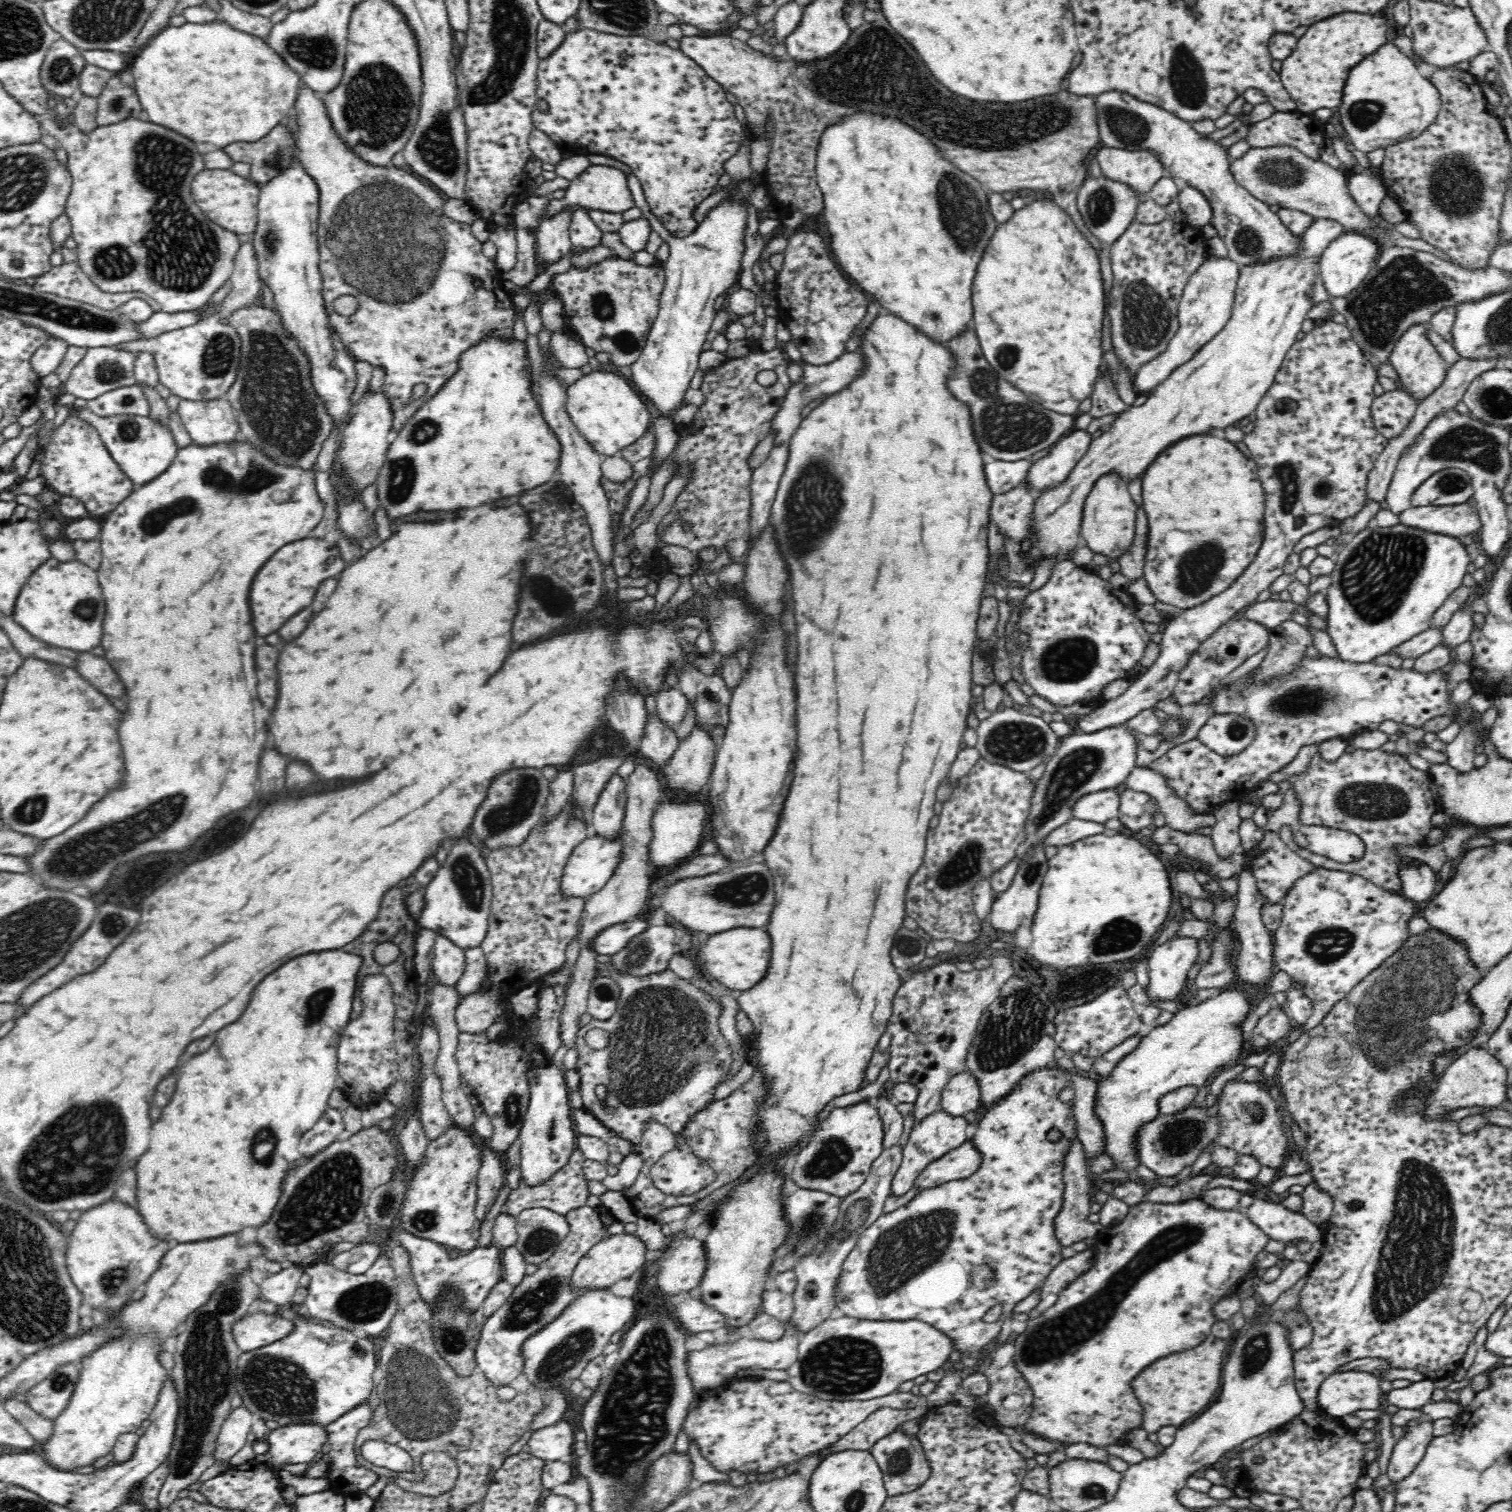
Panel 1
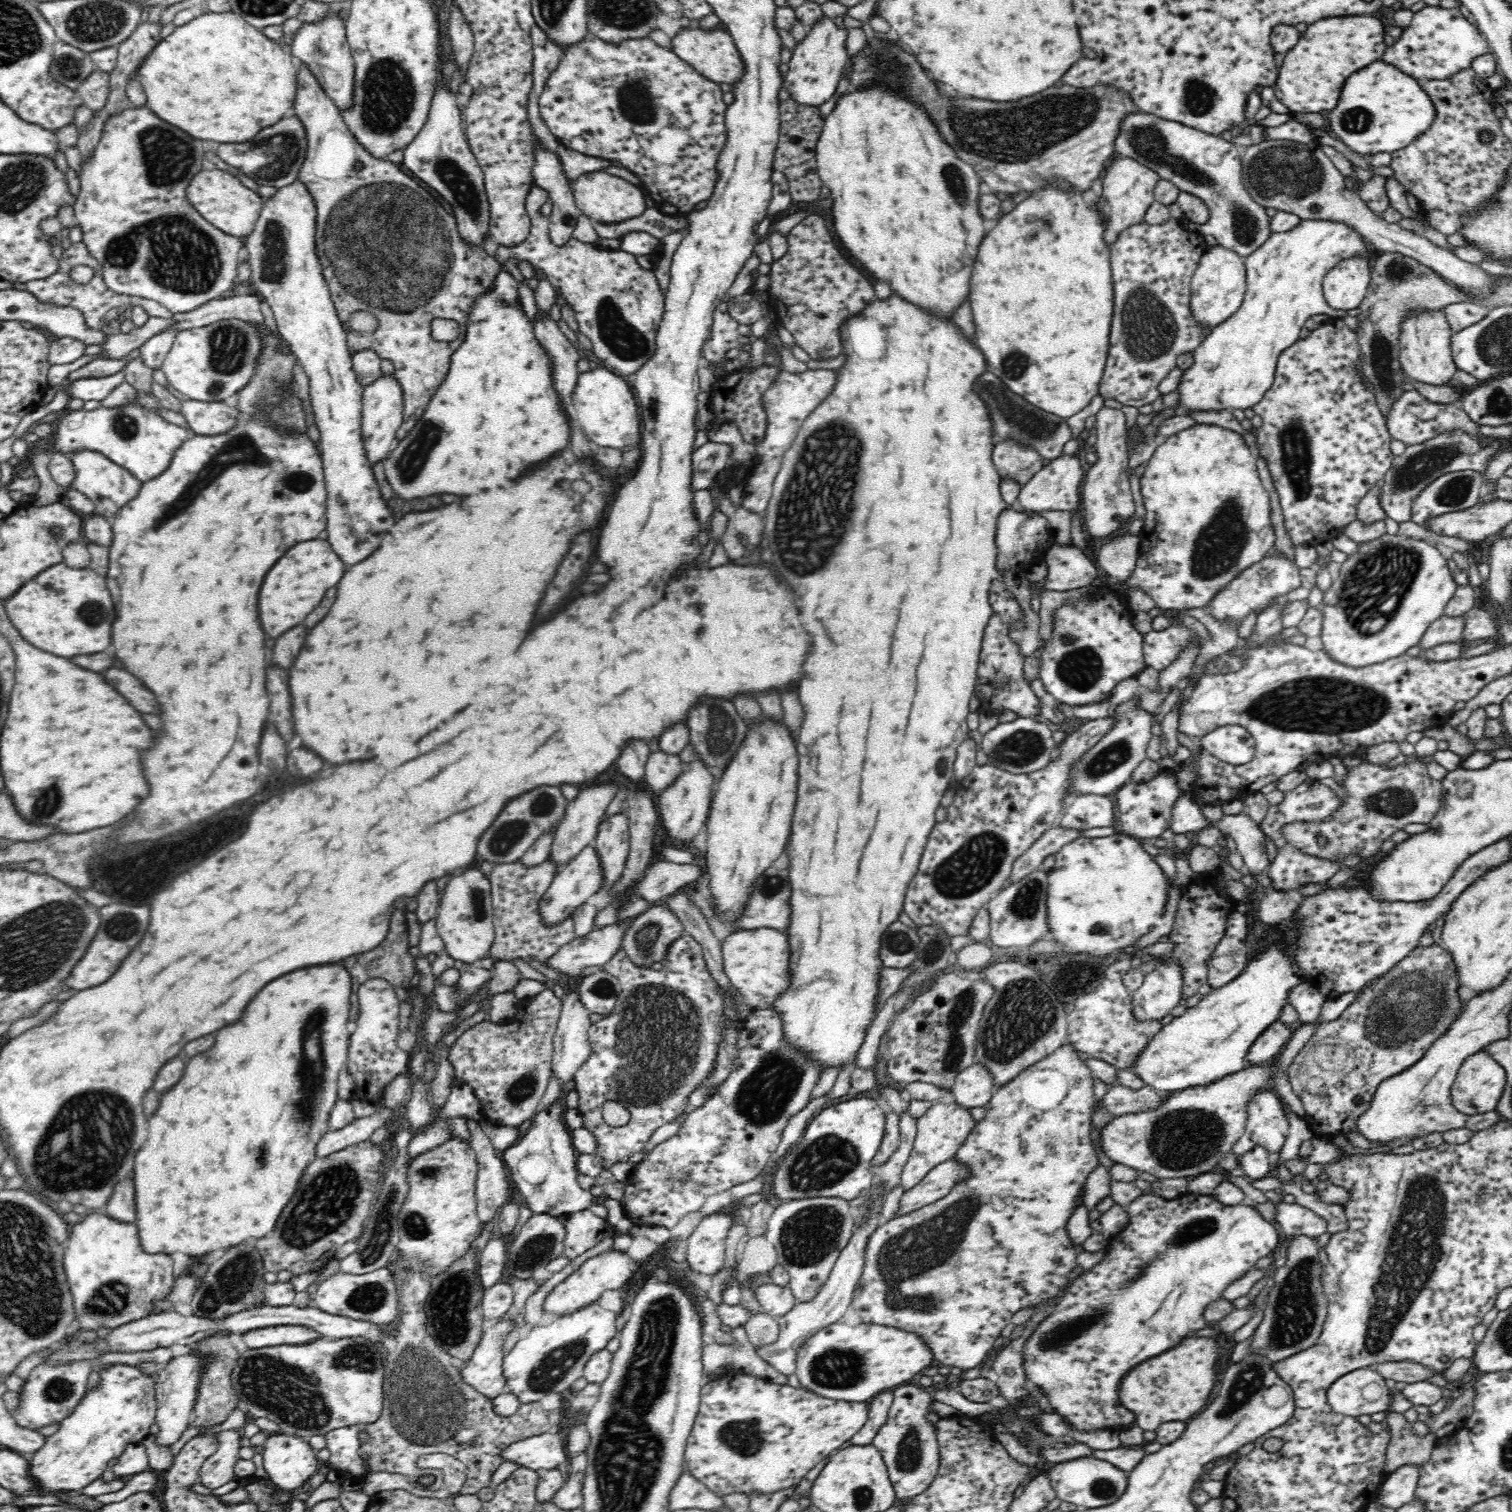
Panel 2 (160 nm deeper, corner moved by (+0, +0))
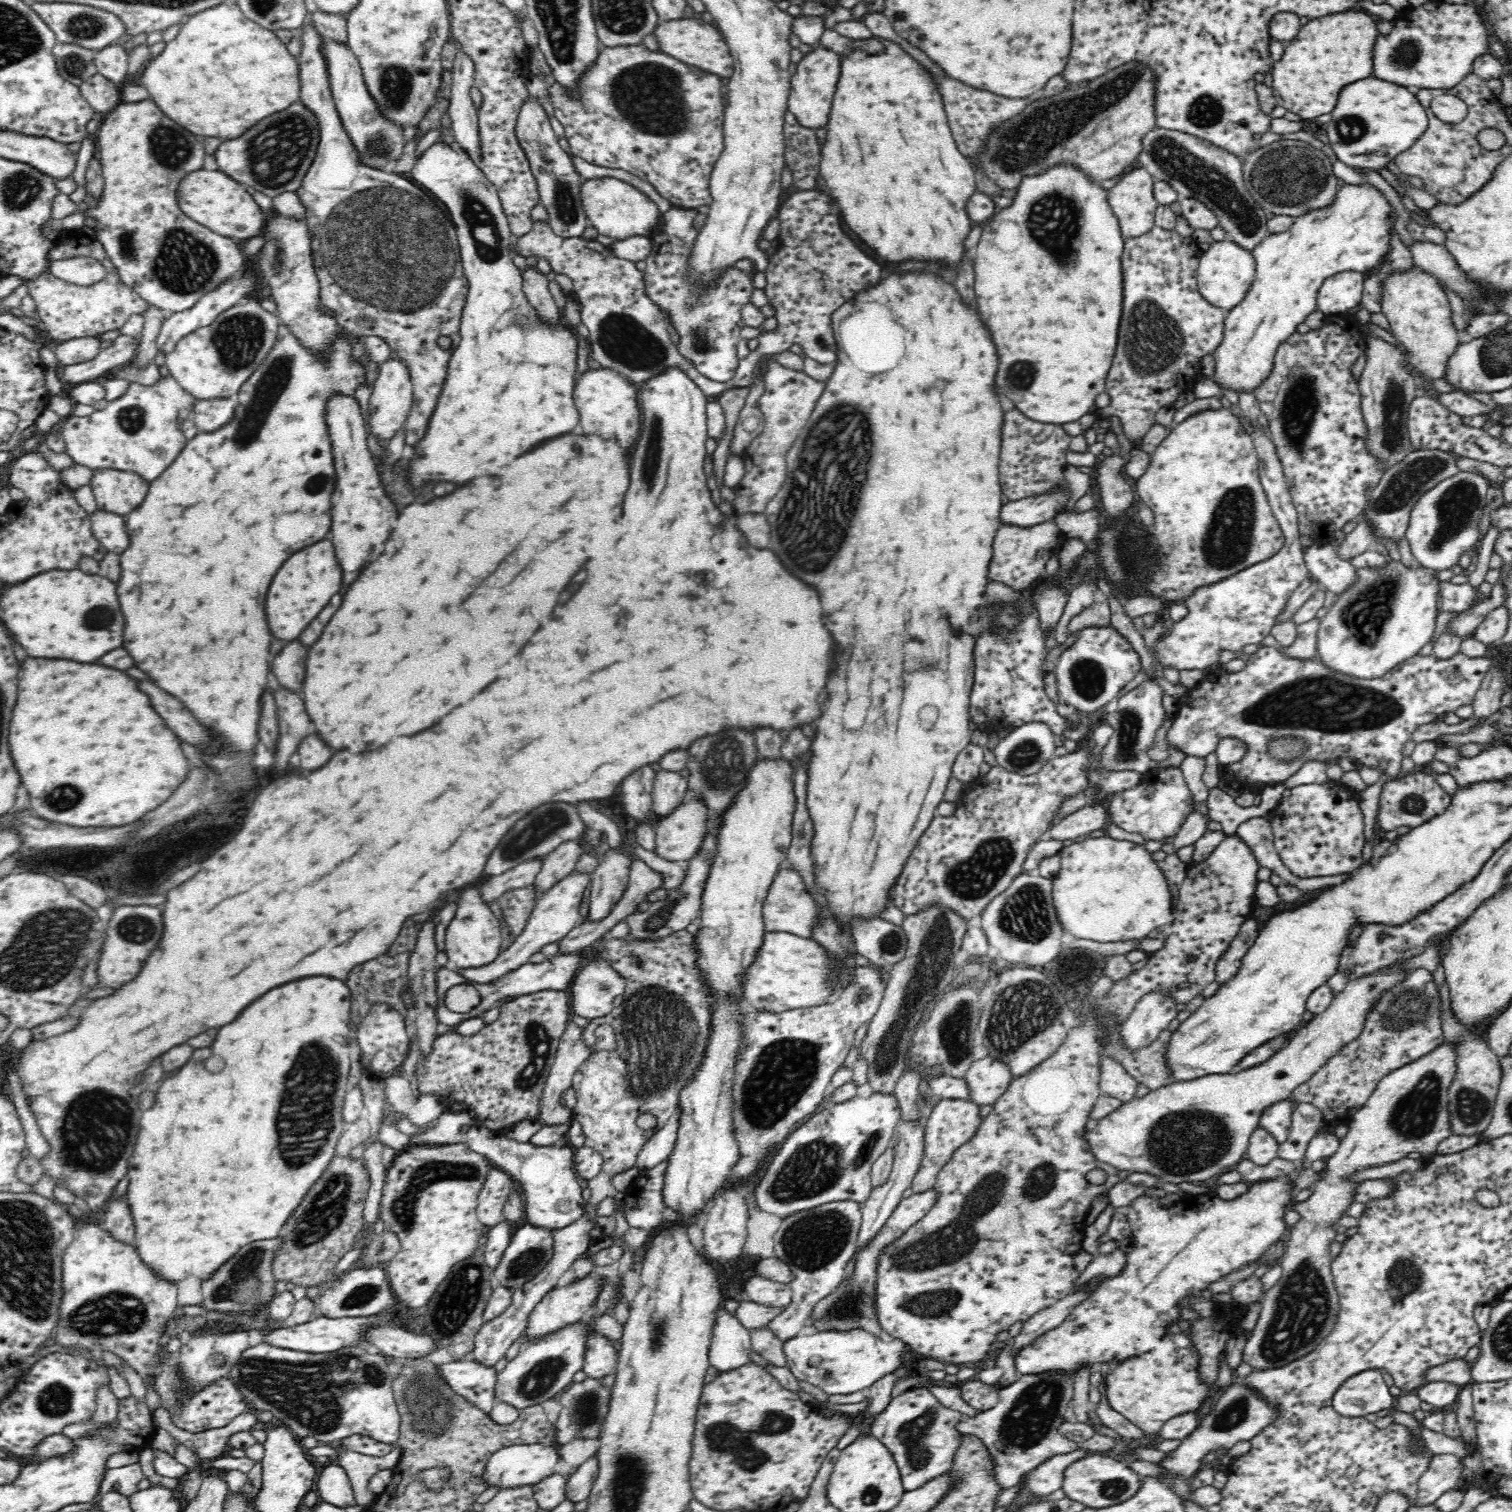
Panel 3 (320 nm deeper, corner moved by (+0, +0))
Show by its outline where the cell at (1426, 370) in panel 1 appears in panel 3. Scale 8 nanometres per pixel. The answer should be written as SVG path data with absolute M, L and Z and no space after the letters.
M1413 264L1408 271L1388 272L1388 276L1380 280L1380 293L1380 312L1386 316L1393 335L1408 350L1408 361L1424 376L1433 380L1442 378L1460 340L1452 323L1450 303L1439 280Z

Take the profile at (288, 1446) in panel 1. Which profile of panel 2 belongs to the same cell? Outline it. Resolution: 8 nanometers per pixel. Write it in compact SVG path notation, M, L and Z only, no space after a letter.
M274 1432L263 1444L263 1448L257 1458L261 1474L266 1480L277 1488L278 1492L291 1494L292 1491L303 1486L311 1476L318 1471L317 1451L312 1449L303 1437L283 1435Z

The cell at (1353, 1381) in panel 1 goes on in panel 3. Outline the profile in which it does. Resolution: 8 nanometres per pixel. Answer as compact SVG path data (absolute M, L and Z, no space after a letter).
M1370 1370L1351 1376L1334 1393L1333 1407L1342 1416L1366 1416L1394 1404L1394 1396L1382 1377L1384 1372Z

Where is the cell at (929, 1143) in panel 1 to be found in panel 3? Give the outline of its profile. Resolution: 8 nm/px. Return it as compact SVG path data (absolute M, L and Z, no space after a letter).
M938 1100L934 1110L930 1113L928 1124L926 1124L926 1154L924 1154L920 1170L918 1170L912 1181L911 1187L914 1193L926 1192L932 1189L937 1181L938 1173L950 1162L954 1156L954 1152L957 1152L958 1148L962 1148L963 1144L968 1143L972 1137L976 1136L976 1132L978 1132L980 1124L983 1122L979 1107L978 1104L975 1104L971 1100Z

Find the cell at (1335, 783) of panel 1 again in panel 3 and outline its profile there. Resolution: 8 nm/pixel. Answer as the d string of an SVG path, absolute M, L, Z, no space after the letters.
M1430 771L1411 773L1403 778L1398 777L1383 784L1375 827L1382 832L1396 830L1399 826L1408 826L1413 829L1432 820L1435 816L1440 816L1450 803L1451 796L1440 787L1436 776L1430 775Z

